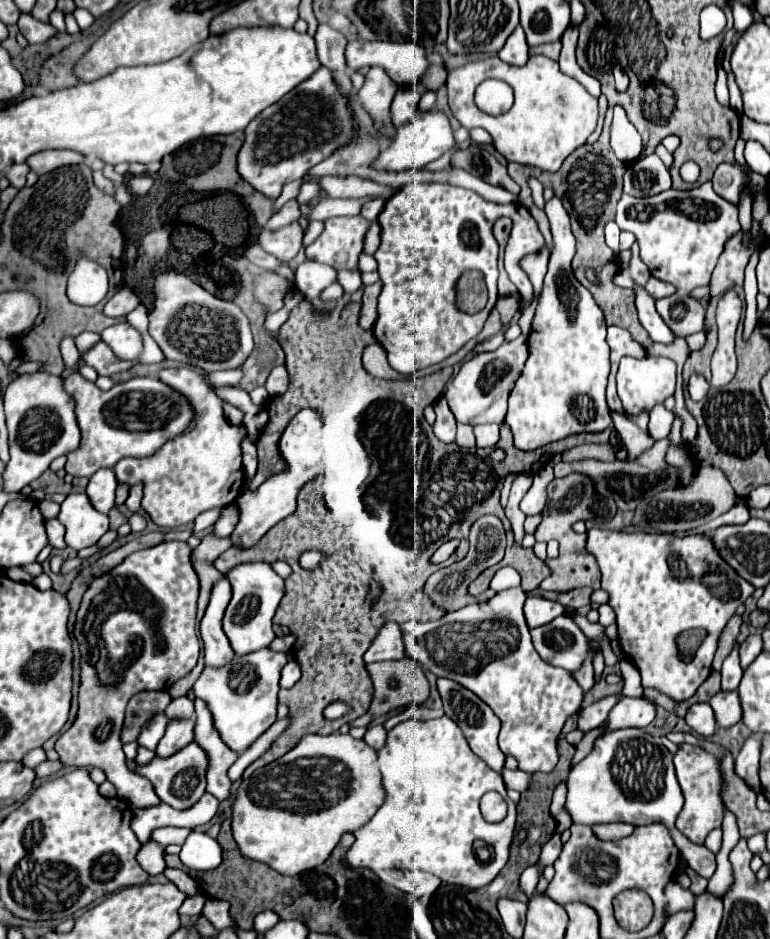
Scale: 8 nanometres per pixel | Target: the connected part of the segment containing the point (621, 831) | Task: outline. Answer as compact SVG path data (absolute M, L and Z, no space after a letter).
M596 824L596 826L592 826L592 832L600 840L612 840L612 842L630 836L632 830L634 830L632 824Z

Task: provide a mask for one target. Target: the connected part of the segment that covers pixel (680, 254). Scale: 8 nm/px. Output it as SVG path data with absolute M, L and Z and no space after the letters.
M710 182L688 192L666 190L648 198L622 194L616 210L616 224L620 230L636 236L640 258L650 268L650 274L658 280L670 282L684 294L710 282L714 264L718 262L726 240L740 228L738 208L720 198Z

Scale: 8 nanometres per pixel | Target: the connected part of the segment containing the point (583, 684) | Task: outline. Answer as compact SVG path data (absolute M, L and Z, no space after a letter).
M590 640L590 655L586 660L586 664L582 664L582 668L578 668L578 670L574 670L574 672L572 672L574 680L580 684L580 688L582 688L584 692L588 692L588 690L594 686L594 682L596 682L596 680L594 680L592 660L592 654L594 654L595 648L596 640Z

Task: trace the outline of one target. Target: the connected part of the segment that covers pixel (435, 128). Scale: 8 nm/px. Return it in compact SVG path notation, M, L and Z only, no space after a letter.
M430 110L426 114L416 114L416 118L408 124L404 124L402 128L398 128L396 138L392 140L392 144L382 150L378 154L378 158L372 162L372 168L380 168L380 170L390 170L390 172L404 172L404 170L422 170L426 164L430 164L432 160L440 158L446 150L458 146L454 142L452 136L452 128L448 118L438 112L438 110Z

